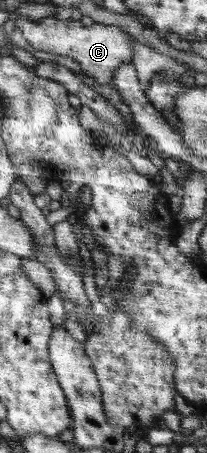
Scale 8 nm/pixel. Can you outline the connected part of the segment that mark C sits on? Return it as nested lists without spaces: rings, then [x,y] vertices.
[[[20,16],[16,20],[16,28],[34,48],[75,59],[83,68],[82,74],[94,78],[100,85],[109,84],[120,65],[132,65],[132,37],[116,25],[94,22],[85,27],[80,20],[62,21],[50,16],[35,21],[31,17]]]

